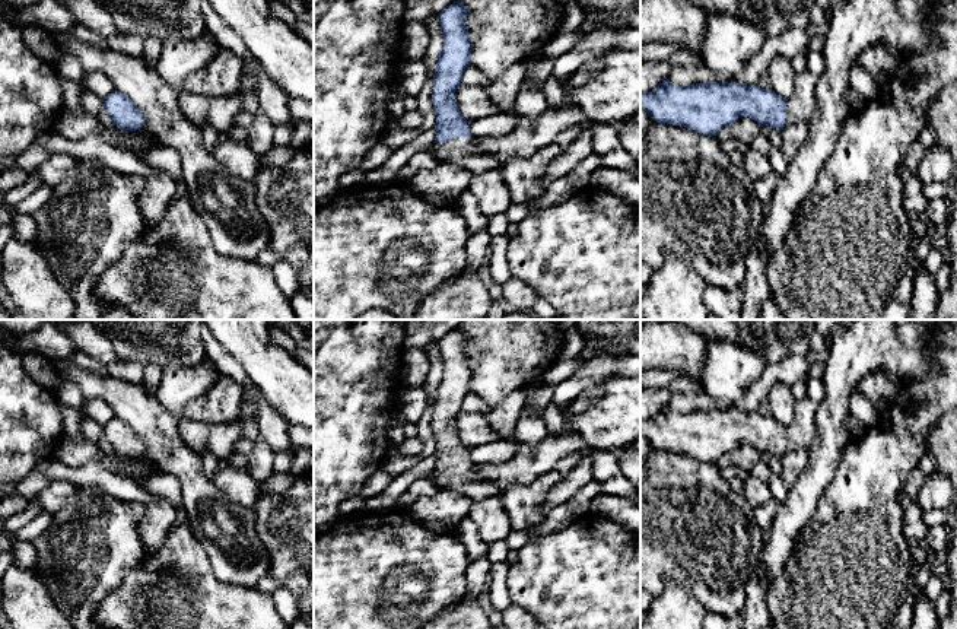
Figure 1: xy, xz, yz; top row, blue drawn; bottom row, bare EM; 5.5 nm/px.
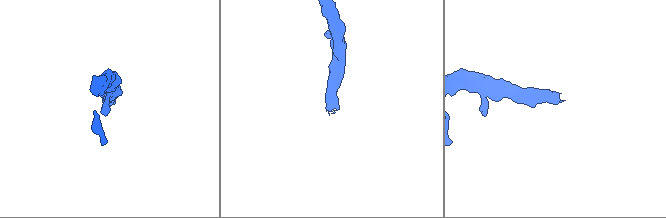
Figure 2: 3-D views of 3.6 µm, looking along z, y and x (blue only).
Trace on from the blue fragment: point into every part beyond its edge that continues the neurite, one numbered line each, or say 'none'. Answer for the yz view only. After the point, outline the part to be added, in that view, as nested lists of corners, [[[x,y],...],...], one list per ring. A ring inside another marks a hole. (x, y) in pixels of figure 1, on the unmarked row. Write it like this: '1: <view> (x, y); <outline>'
1: yz (801, 431); [[[811,398],[795,401],[795,417],[786,428],[786,449],[810,448],[815,436],[815,409]]]

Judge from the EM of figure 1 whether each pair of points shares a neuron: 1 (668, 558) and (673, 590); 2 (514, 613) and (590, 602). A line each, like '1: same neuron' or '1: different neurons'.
1: different neurons
2: different neurons

